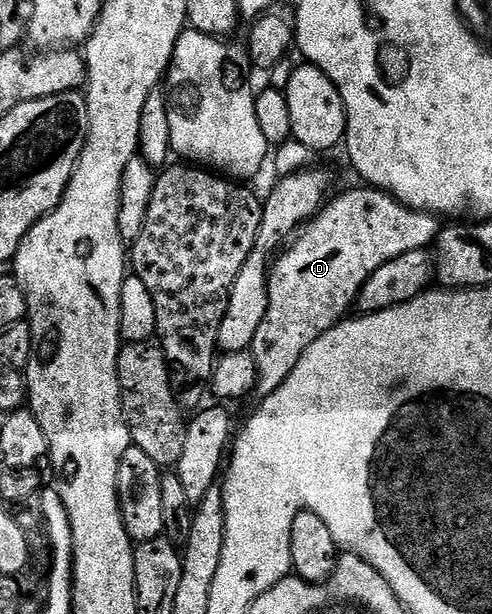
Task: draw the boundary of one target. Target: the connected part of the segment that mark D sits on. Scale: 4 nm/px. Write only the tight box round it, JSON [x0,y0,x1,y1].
[251,187,443,397]

